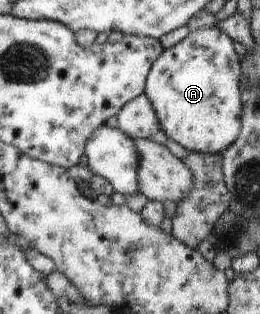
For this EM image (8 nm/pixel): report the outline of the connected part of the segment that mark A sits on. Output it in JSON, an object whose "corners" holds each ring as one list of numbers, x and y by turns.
{"corners":[[218,25,190,31,175,46,165,48,146,77,144,94,151,102,163,131,169,139,189,152,219,154,219,151,225,151,239,137,242,126,240,59,233,48,234,41]]}

